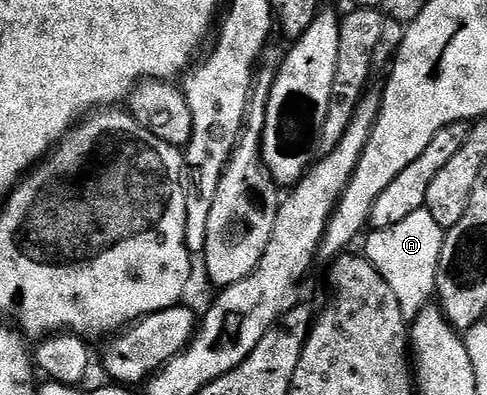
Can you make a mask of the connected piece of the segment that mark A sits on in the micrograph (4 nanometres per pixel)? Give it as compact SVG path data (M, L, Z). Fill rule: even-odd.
M422 208L407 219L402 219L402 223L394 223L394 227L385 229L372 229L363 238L363 256L374 263L374 267L378 267L378 275L390 283L405 319L415 319L433 300L445 232L434 220L434 215Z

